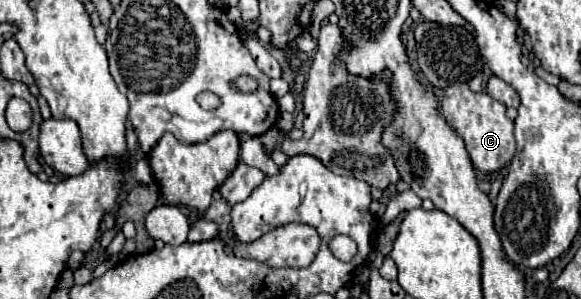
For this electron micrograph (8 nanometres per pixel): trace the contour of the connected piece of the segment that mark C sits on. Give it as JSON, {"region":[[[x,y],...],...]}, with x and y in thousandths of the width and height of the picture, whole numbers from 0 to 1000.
{"region":[[[778,281],[764,301],[757,361],[771,421],[799,468],[819,569],[833,582],[847,582],[878,548],[888,508],[888,475],[881,441],[885,408],[871,388],[871,355],[864,341],[850,334],[836,308],[812,308],[806,301],[802,281]]]}

